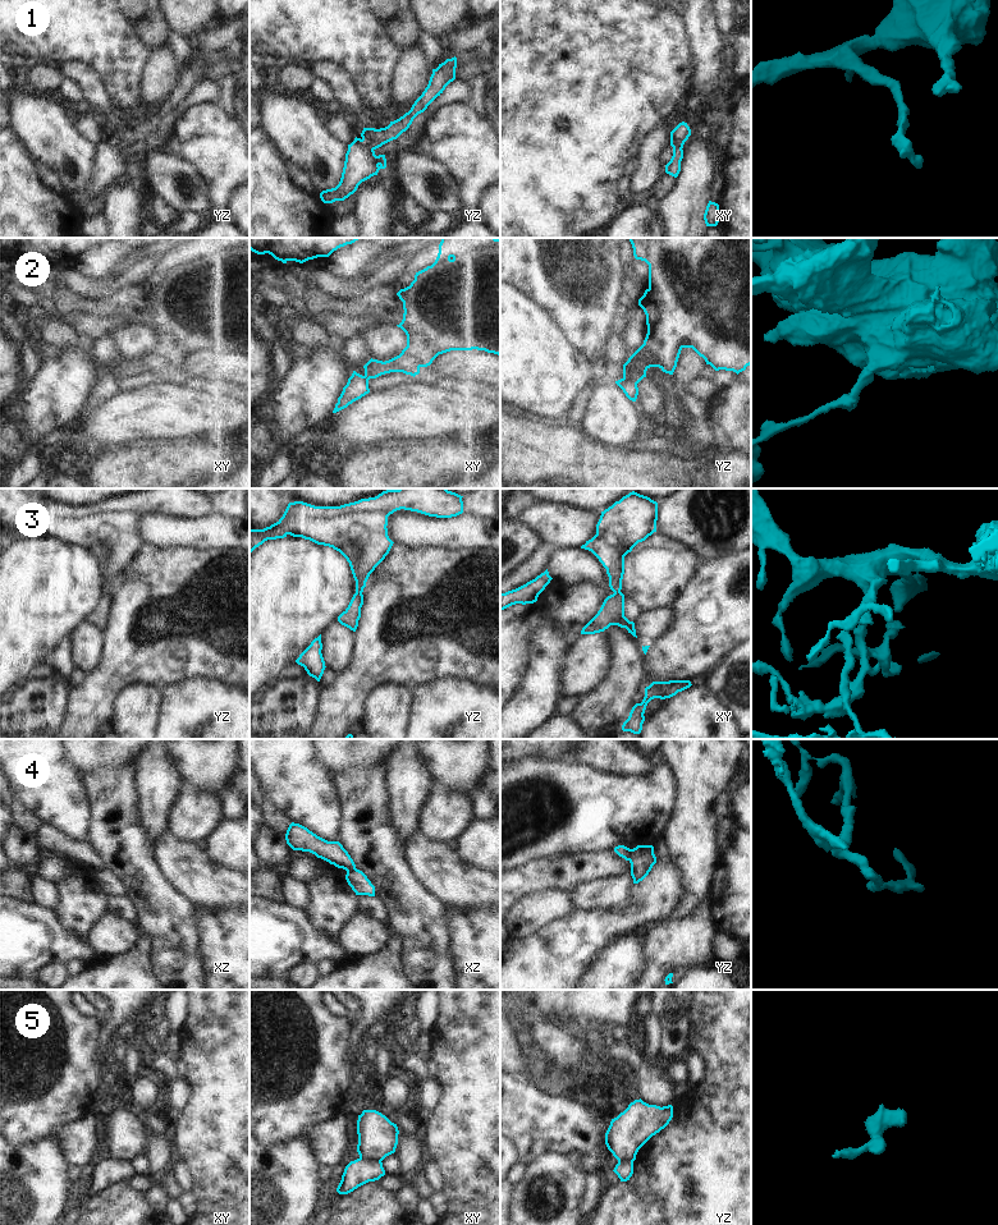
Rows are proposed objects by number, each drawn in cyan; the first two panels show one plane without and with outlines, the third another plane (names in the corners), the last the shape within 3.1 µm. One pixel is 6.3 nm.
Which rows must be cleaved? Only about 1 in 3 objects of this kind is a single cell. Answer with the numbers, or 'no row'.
2, 4, 5

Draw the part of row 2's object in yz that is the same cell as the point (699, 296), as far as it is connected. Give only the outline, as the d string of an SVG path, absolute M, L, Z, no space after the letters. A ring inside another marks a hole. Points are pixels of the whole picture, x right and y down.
M627 238L636 260L649 265L649 288L638 299L646 315L644 344L623 364L623 377L638 384L650 367L673 375L683 348L692 348L715 371L737 375L751 364L751 238Z

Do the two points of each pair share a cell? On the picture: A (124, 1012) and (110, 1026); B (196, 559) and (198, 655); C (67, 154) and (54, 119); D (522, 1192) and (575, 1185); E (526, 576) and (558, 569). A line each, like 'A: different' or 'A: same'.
A: same
B: same
C: same
D: same
E: different

